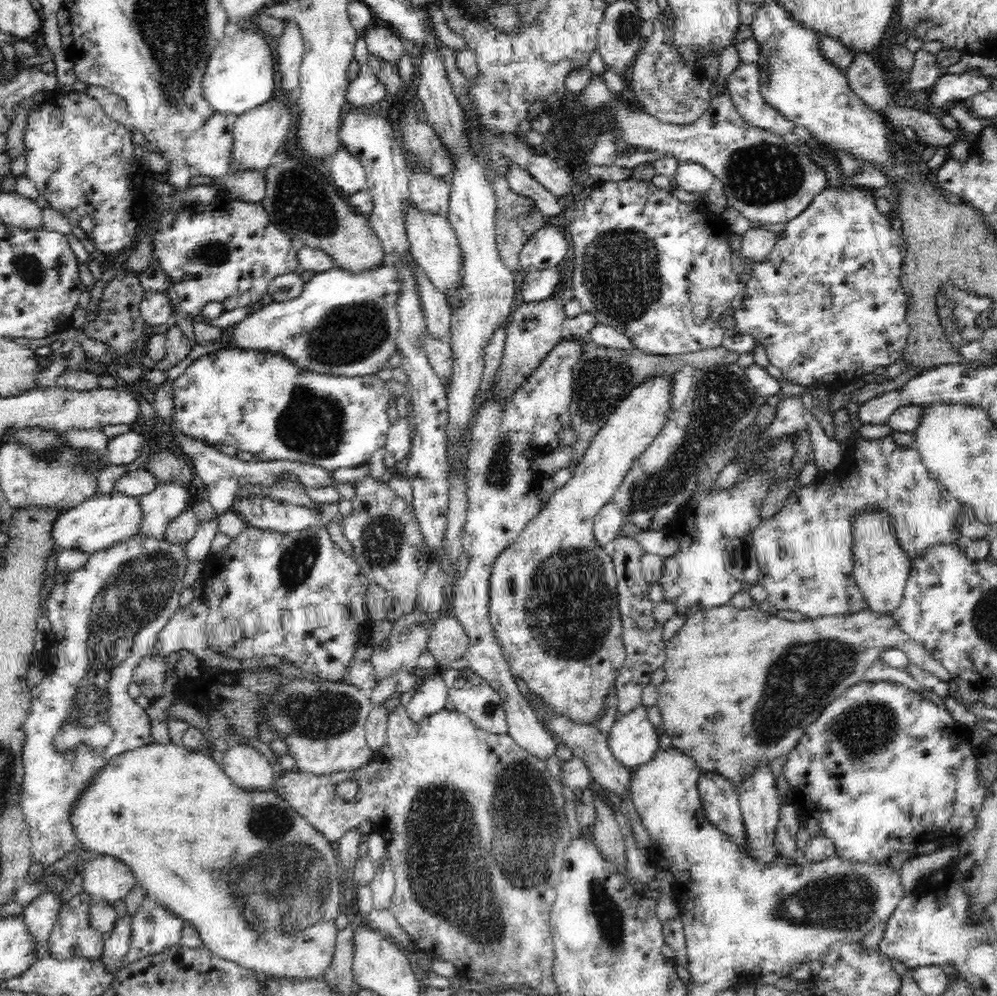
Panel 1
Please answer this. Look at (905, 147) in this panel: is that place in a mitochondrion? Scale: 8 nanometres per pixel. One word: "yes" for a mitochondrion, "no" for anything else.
no

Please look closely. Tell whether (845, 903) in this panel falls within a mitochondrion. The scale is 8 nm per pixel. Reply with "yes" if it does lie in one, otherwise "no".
yes

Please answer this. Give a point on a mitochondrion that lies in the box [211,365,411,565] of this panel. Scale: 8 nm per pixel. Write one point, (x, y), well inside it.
(312, 424)

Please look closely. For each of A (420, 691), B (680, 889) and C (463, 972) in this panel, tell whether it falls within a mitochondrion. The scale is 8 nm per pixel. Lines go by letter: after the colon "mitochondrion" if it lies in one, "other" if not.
A: other
B: other
C: other

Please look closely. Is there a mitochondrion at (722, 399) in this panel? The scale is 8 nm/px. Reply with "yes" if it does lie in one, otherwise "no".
yes

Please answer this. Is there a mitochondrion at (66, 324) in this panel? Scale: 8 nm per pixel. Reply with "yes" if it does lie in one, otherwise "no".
no

